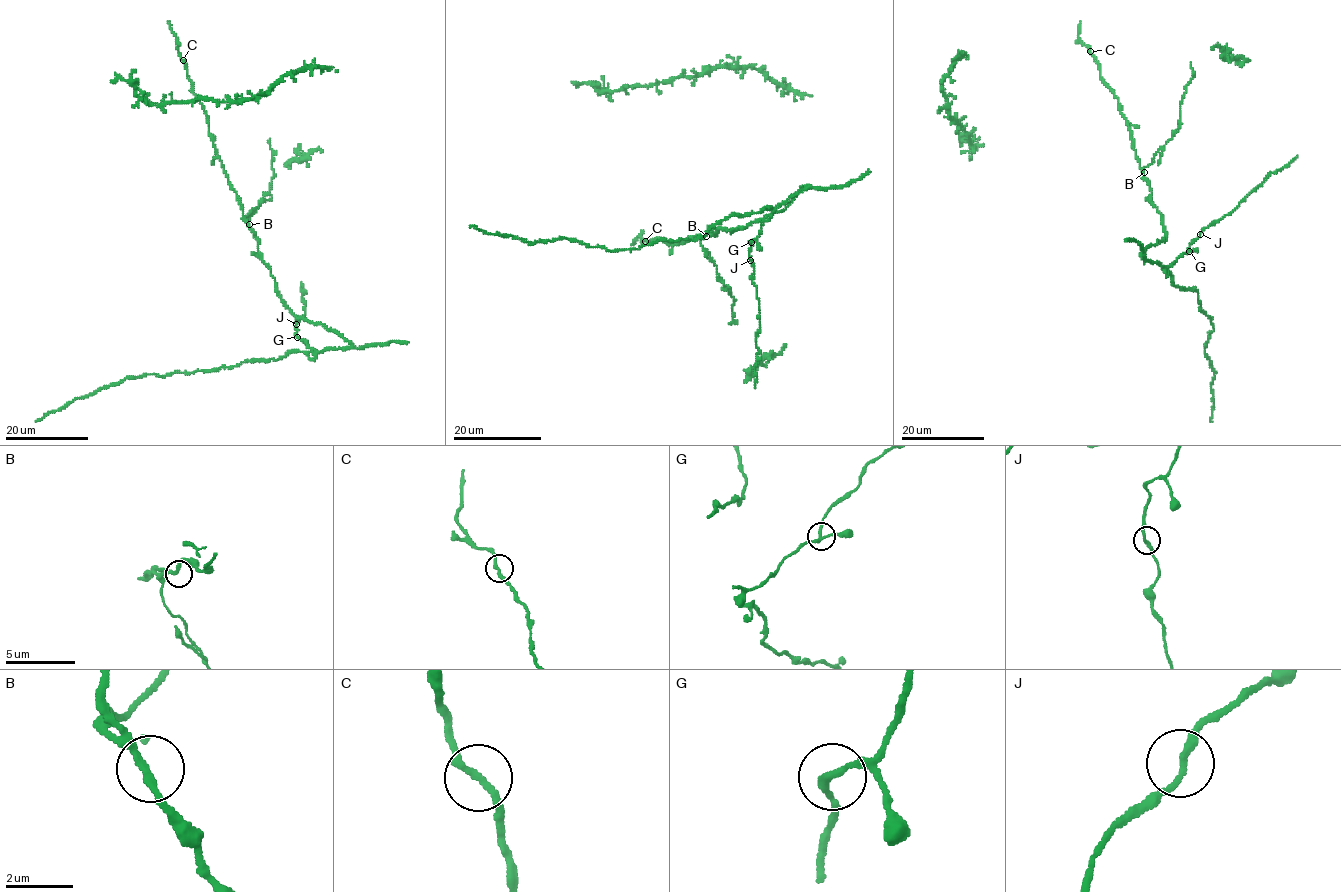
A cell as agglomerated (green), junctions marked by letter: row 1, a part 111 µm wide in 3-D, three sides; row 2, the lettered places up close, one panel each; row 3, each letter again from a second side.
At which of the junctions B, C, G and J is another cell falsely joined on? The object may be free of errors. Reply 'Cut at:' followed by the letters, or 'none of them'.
Cut at: none of them

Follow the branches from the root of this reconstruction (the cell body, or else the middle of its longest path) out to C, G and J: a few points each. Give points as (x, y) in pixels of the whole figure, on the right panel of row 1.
C: (1150, 188), (1142, 176), (1118, 98), (1101, 79), (1100, 65), (1090, 51)
G: (1150, 188), (1151, 202), (1163, 219), (1166, 237), (1140, 255), (1149, 262), (1167, 267), (1189, 251)
J: (1150, 188), (1151, 202), (1163, 219), (1166, 237), (1142, 251), (1143, 258), (1170, 265), (1188, 252), (1200, 234)

